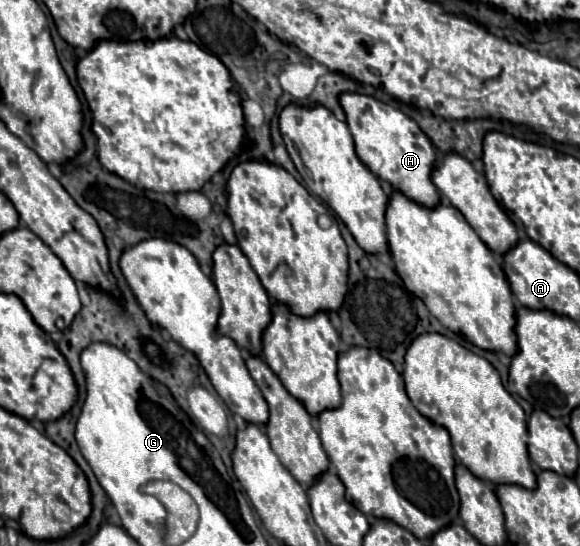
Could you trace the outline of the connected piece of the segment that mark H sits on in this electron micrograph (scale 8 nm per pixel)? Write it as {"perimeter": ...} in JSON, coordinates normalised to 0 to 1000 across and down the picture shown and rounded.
{"perimeter":[[[588,172],[588,194],[595,201],[598,231],[609,245],[612,275],[622,297],[705,366],[736,381],[750,381],[757,374],[757,352],[743,330],[743,311],[753,300],[753,282],[743,256],[719,231],[719,223],[691,201],[626,172]]]}

